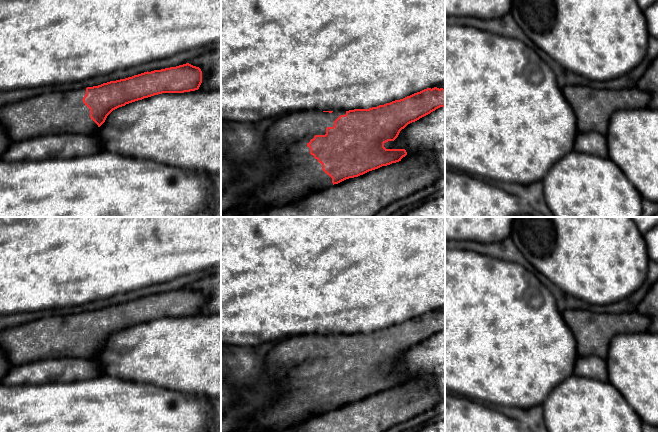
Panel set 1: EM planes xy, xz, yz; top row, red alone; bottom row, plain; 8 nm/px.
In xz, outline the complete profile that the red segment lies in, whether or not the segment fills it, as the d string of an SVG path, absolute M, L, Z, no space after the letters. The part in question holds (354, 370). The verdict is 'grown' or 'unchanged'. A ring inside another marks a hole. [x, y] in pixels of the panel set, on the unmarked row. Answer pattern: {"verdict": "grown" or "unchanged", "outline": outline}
{"verdict": "grown", "outline": "M427 312L400 324L369 333L354 334L306 334L290 337L276 344L265 358L266 377L280 389L278 400L253 419L238 426L232 432L270 432L284 430L308 417L322 414L346 403L358 401L369 395L401 385L407 379L405 373L386 373L384 368L394 365L408 348L419 344L440 331L445 330L445 313Z"}

